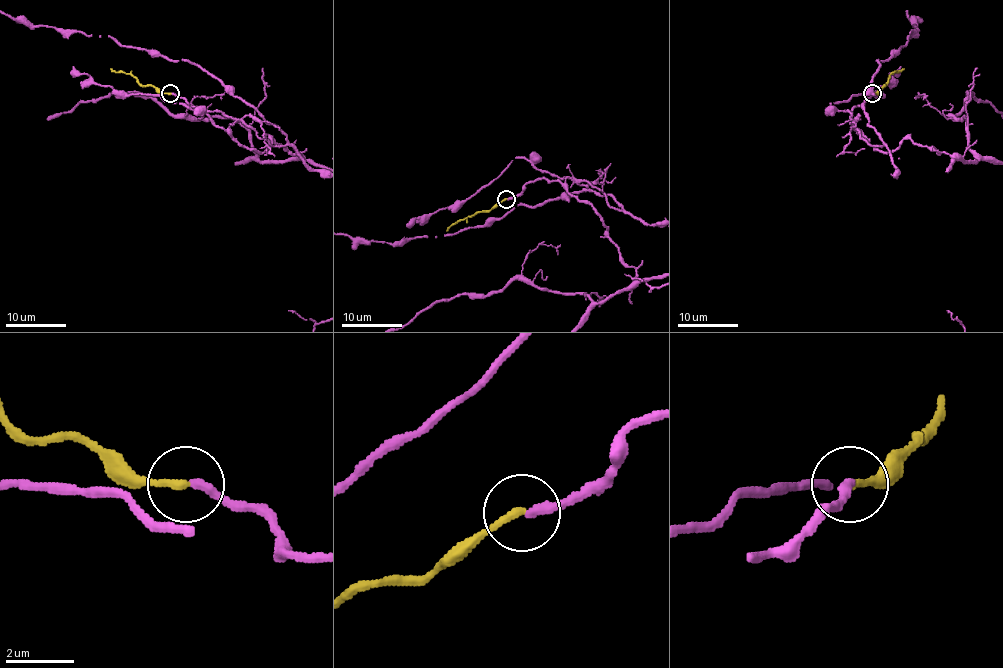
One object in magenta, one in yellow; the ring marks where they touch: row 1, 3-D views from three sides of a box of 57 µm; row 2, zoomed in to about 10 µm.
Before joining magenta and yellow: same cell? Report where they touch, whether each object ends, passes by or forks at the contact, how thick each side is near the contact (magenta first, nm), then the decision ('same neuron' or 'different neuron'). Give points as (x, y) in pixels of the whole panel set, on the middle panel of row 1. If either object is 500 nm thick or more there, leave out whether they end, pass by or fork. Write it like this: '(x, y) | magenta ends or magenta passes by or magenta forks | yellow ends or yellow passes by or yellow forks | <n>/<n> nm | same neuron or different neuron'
(506, 199) | magenta ends | yellow ends | 280/240 nm | same neuron

